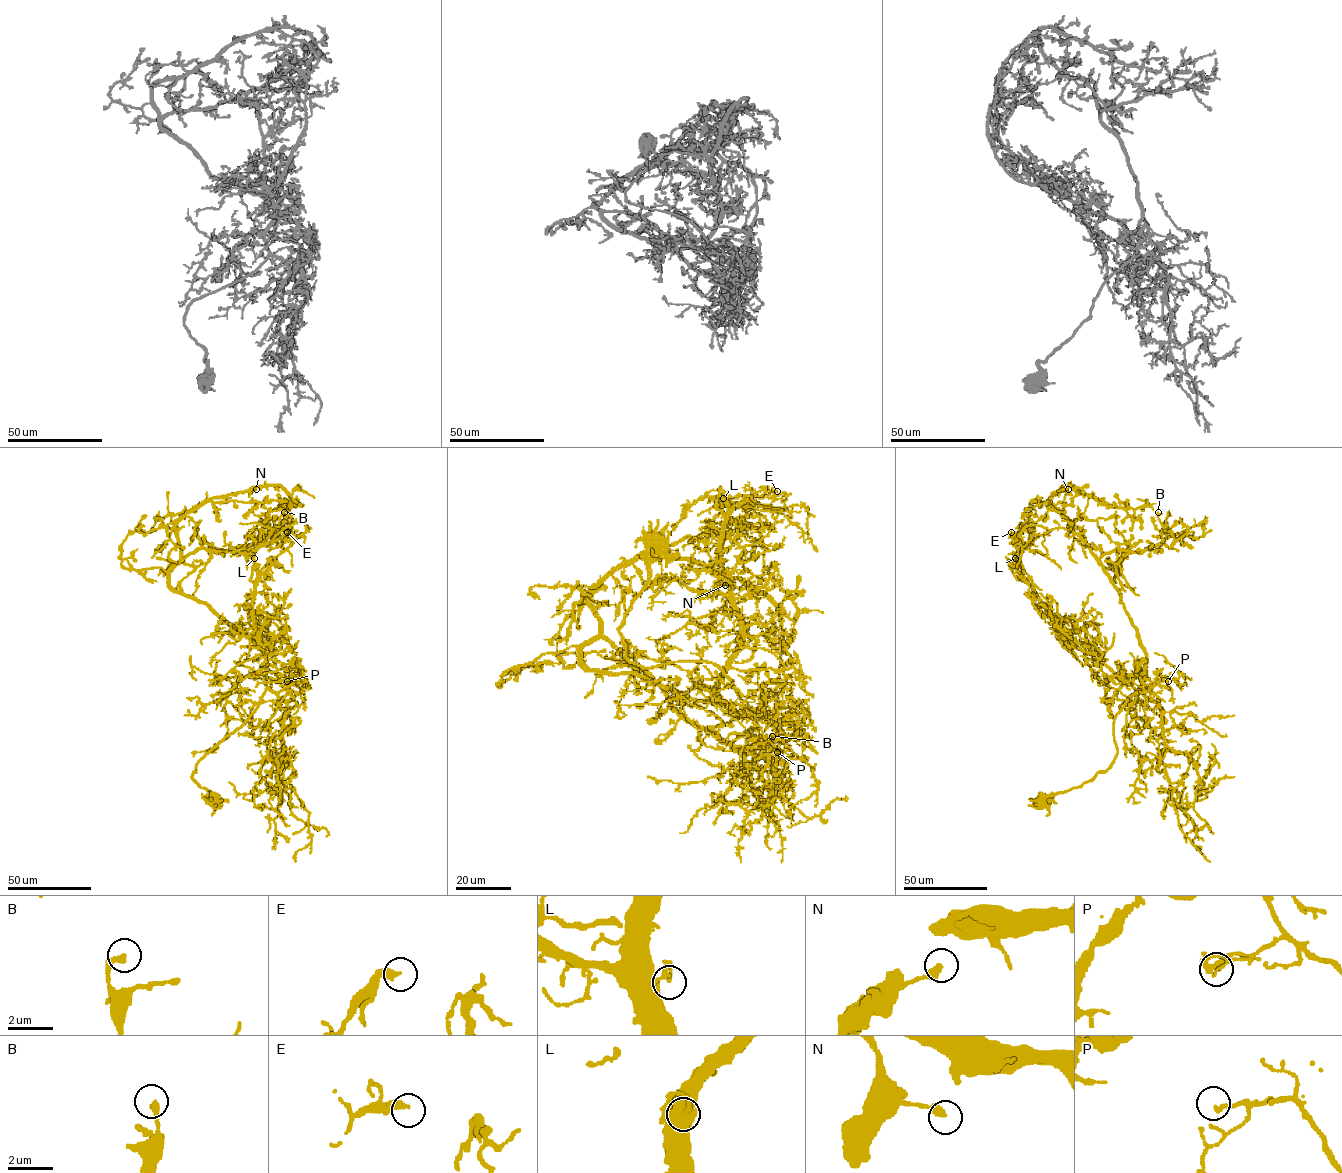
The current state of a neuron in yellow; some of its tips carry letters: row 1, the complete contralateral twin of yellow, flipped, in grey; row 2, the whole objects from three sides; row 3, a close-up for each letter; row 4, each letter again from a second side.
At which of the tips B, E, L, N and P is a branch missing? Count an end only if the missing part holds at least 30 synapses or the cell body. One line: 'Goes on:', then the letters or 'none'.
Goes on: L

